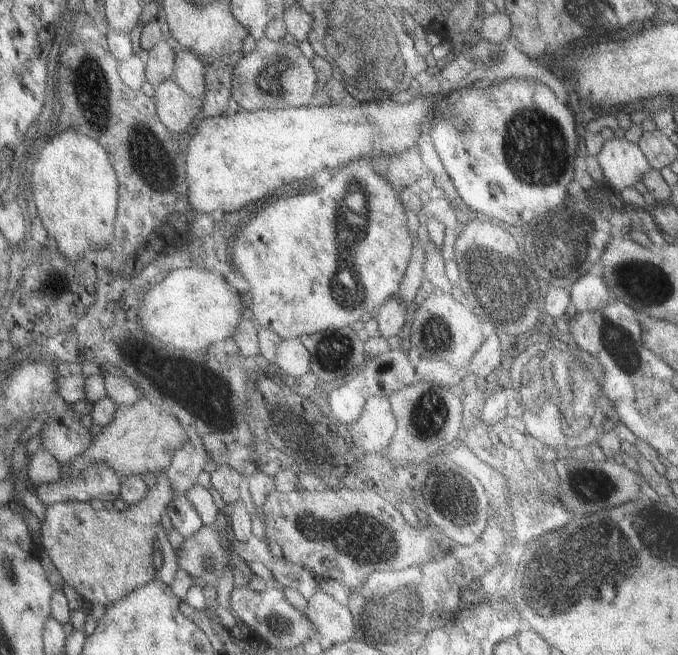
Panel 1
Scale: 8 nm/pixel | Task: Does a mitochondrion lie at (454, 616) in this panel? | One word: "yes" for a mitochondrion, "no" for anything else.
no

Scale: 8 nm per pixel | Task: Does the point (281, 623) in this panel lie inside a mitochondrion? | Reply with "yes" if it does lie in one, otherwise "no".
yes

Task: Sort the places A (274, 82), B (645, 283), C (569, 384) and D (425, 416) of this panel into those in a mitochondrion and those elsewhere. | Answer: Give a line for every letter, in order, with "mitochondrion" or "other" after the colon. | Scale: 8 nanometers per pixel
A: mitochondrion
B: mitochondrion
C: mitochondrion
D: mitochondrion

